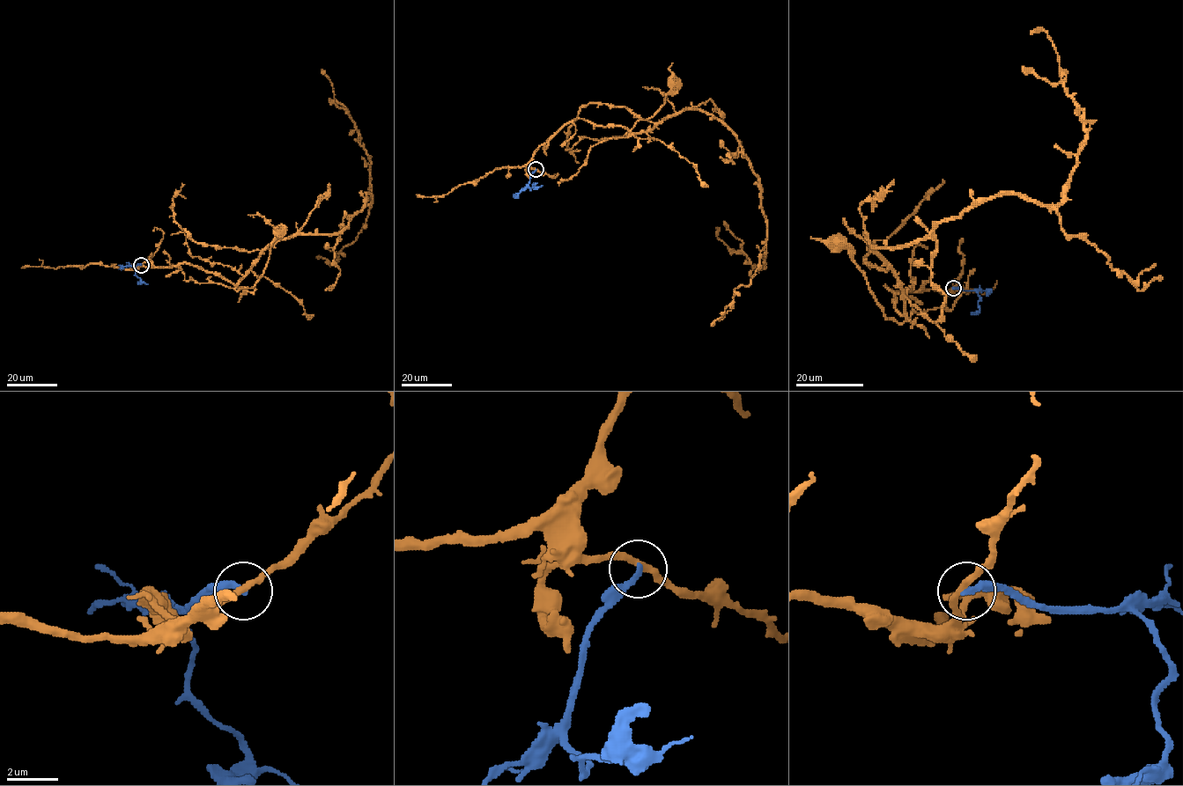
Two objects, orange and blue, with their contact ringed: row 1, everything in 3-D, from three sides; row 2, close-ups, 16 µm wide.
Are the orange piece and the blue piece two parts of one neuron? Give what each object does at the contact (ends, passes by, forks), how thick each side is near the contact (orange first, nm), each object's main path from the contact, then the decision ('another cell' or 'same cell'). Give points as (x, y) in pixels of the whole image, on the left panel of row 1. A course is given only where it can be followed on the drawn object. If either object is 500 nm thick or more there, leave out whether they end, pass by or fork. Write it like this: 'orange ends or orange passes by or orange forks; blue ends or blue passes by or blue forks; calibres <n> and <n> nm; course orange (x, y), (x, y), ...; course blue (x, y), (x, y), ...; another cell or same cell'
orange passes by; blue ends; calibres 240 and 240 nm; course orange (141, 265), (135, 268), (189, 263), (218, 273), (237, 285), (236, 290), (252, 288), (263, 272), (276, 230); course blue (141, 265), (134, 266), (136, 274), (147, 284); another cell

